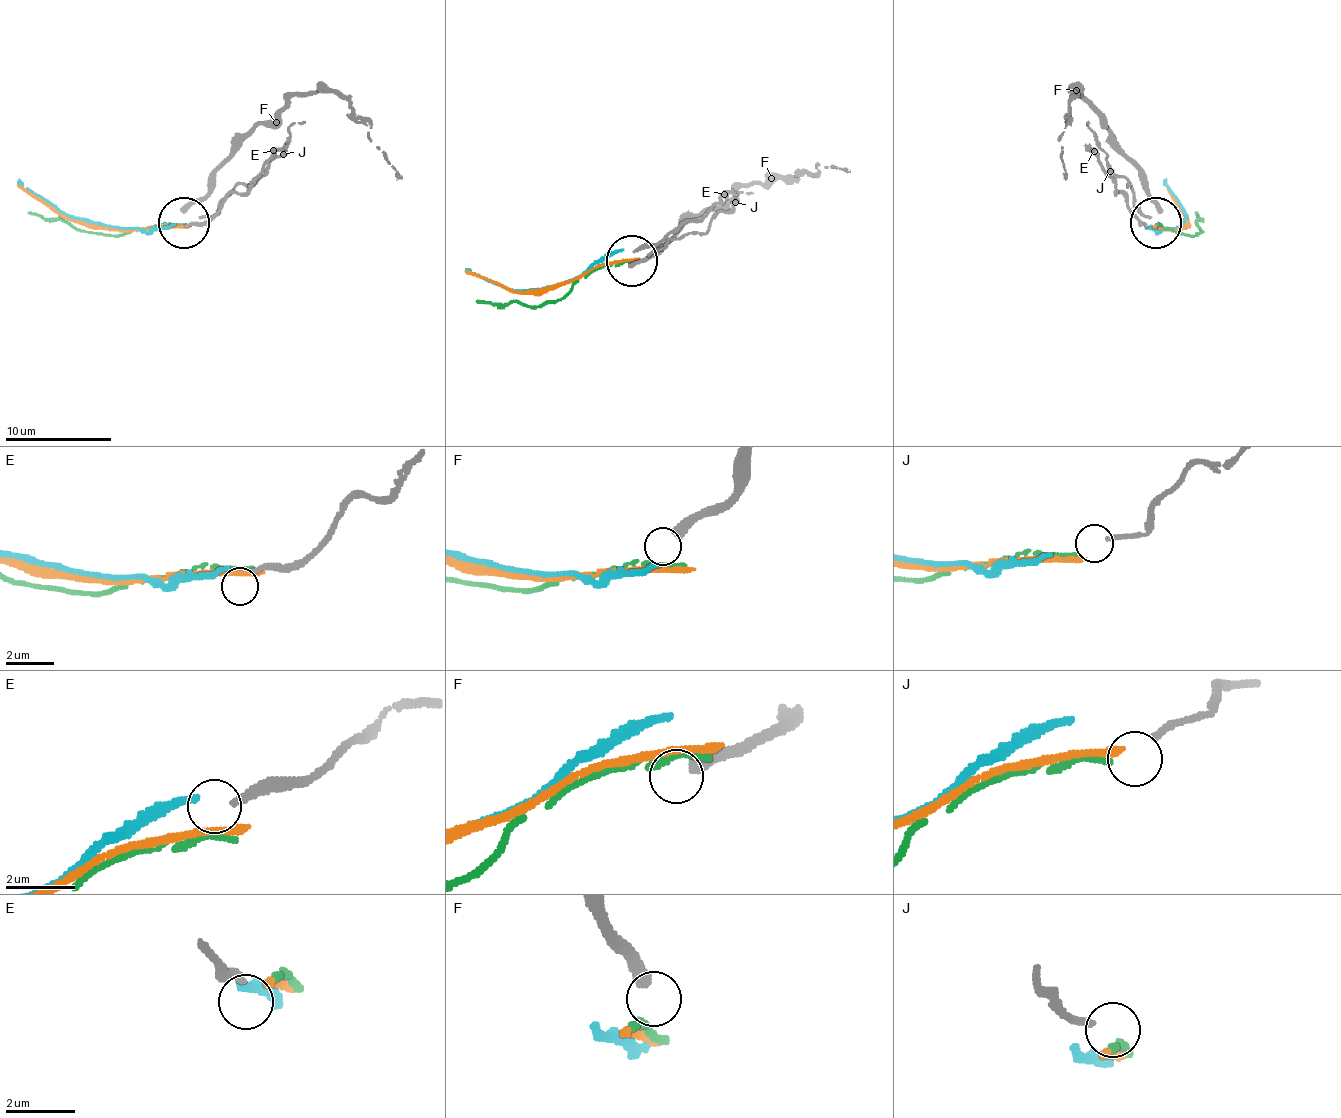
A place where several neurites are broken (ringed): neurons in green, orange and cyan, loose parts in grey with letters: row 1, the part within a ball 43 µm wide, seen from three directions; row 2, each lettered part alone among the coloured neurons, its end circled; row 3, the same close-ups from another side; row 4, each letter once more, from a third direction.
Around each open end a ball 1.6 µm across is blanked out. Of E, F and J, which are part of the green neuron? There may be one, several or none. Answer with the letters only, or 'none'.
J

